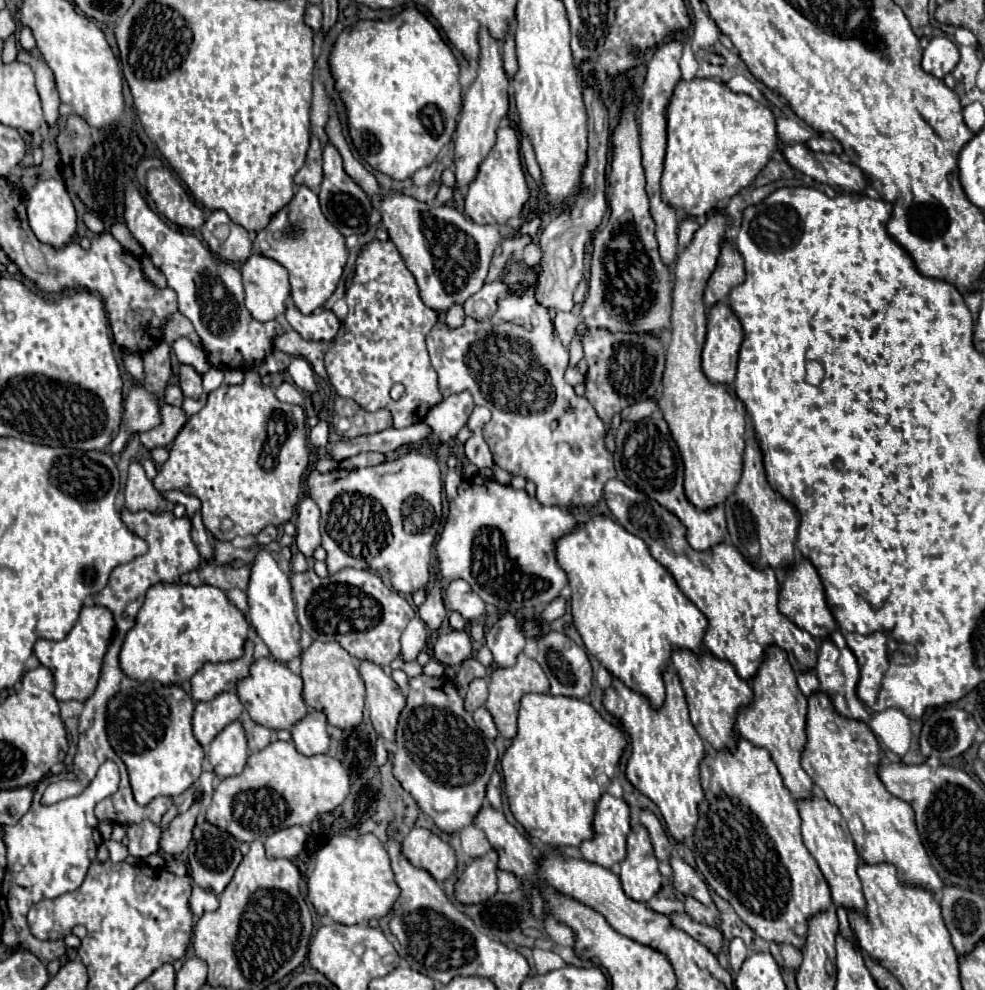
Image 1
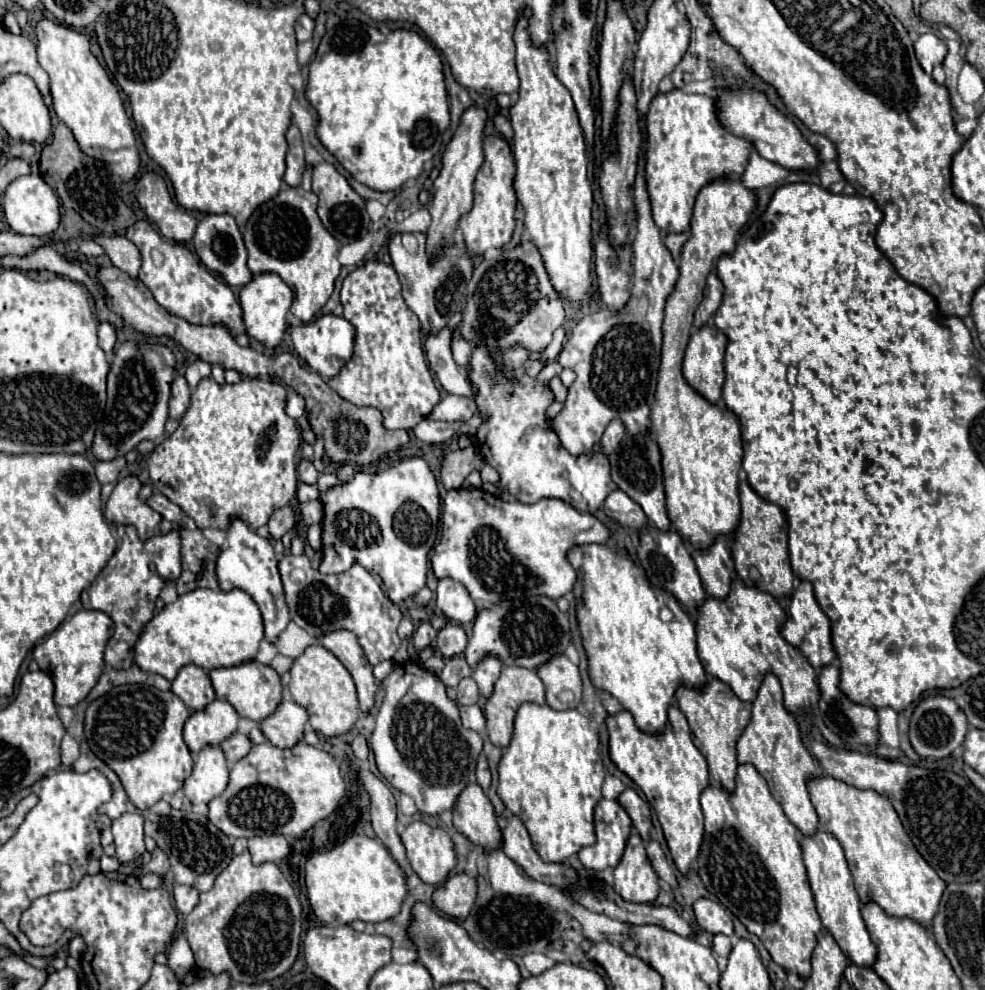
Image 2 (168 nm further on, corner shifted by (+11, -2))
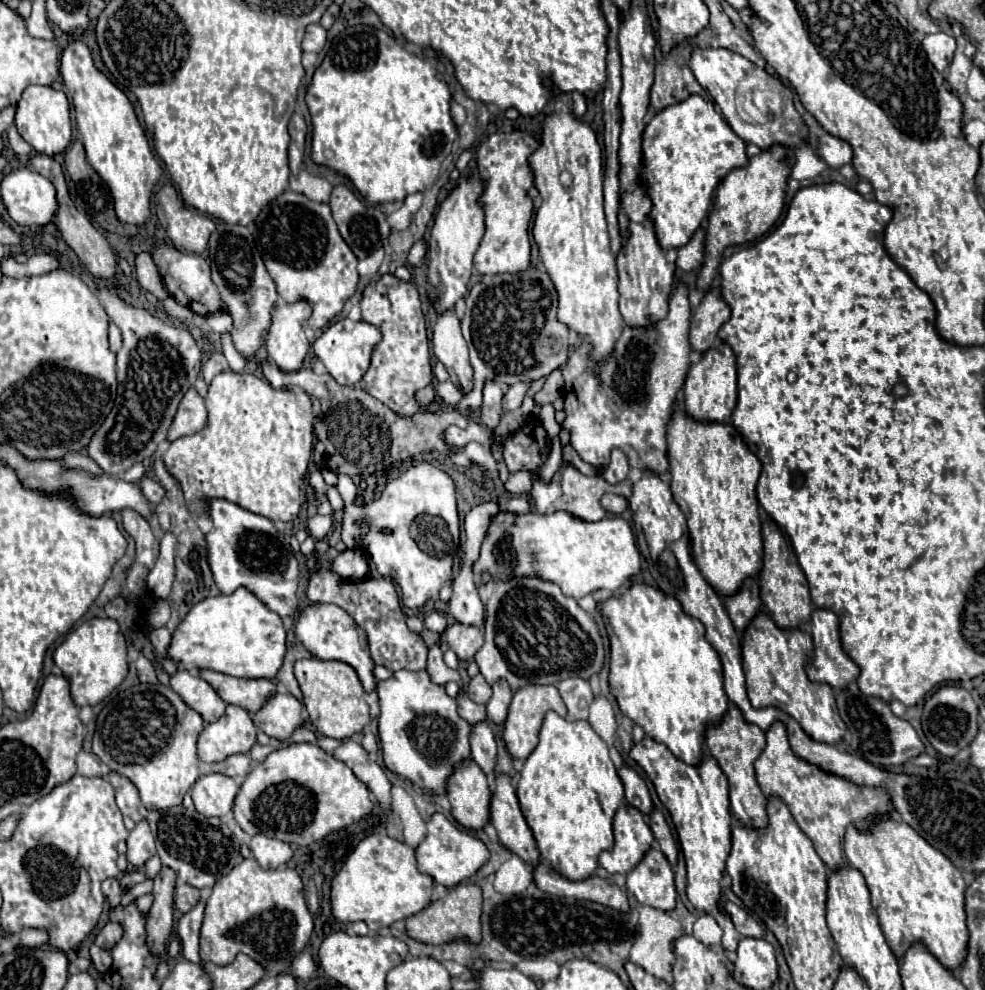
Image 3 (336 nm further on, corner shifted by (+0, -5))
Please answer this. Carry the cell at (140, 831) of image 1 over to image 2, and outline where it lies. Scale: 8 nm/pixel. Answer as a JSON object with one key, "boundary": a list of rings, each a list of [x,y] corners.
{"boundary":[[[125,814],[117,820],[113,820],[111,830],[113,830],[113,836],[115,836],[119,862],[129,864],[145,852],[143,816],[141,814]]]}

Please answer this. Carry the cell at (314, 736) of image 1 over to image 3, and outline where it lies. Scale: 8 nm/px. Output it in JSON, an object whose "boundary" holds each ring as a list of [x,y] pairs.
{"boundary":[[[274,693],[250,717],[268,737],[284,741],[302,723],[302,703],[290,693]]]}

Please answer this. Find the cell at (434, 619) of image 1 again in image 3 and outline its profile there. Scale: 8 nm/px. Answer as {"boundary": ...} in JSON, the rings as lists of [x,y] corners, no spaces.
{"boundary":[[[432,645],[430,651],[428,651],[428,665],[426,665],[426,671],[432,679],[432,683],[436,685],[446,685],[448,681],[456,681],[458,685],[462,683],[460,681],[460,675],[456,669],[450,669],[444,659],[442,659],[442,651],[438,645]]]}

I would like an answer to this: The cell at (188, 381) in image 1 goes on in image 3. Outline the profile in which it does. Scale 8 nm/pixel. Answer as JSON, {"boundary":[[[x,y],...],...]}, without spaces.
{"boundary":[[[192,387],[180,401],[178,413],[168,429],[168,441],[198,433],[202,431],[204,425],[206,425],[206,405],[204,405],[204,399]]]}

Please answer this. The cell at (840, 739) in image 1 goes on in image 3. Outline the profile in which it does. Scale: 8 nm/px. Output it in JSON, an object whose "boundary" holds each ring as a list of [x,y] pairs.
{"boundary":[[[890,817],[880,819],[876,825],[872,825],[868,831],[856,831],[850,827],[846,831],[844,839],[844,851],[848,857],[848,863],[858,869],[870,889],[872,907],[878,913],[880,927],[886,935],[886,941],[894,955],[902,959],[906,951],[914,943],[922,943],[928,953],[932,953],[946,969],[956,971],[964,965],[968,955],[968,927],[966,927],[966,911],[964,911],[964,891],[966,881],[964,873],[952,865],[952,861],[932,847],[926,839],[922,839],[912,827],[908,827],[902,821],[892,821]]]}

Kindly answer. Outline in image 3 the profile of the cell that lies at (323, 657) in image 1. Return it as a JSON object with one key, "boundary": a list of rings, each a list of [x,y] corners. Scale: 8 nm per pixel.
{"boundary":[[[316,657],[300,659],[294,665],[304,705],[318,733],[334,739],[348,739],[370,723],[370,707],[364,701],[364,689],[356,671],[342,661],[322,661]]]}

